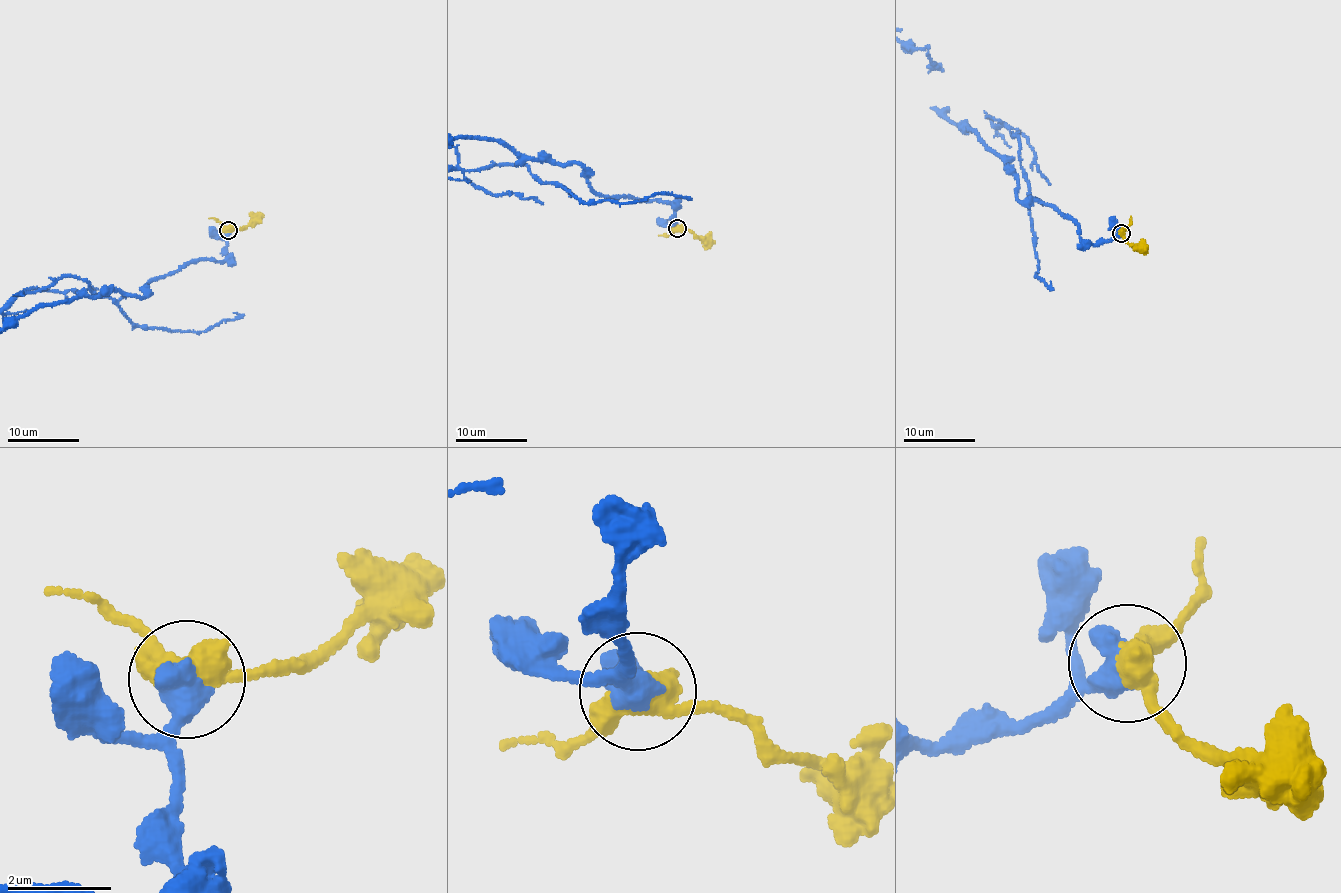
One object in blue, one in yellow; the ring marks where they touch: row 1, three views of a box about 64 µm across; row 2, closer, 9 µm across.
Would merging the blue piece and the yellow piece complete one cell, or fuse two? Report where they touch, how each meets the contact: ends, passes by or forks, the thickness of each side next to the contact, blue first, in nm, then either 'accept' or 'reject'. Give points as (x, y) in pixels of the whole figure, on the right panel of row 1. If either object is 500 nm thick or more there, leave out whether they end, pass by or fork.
place (1121, 233); calibres 650 and 500 nm; accept

